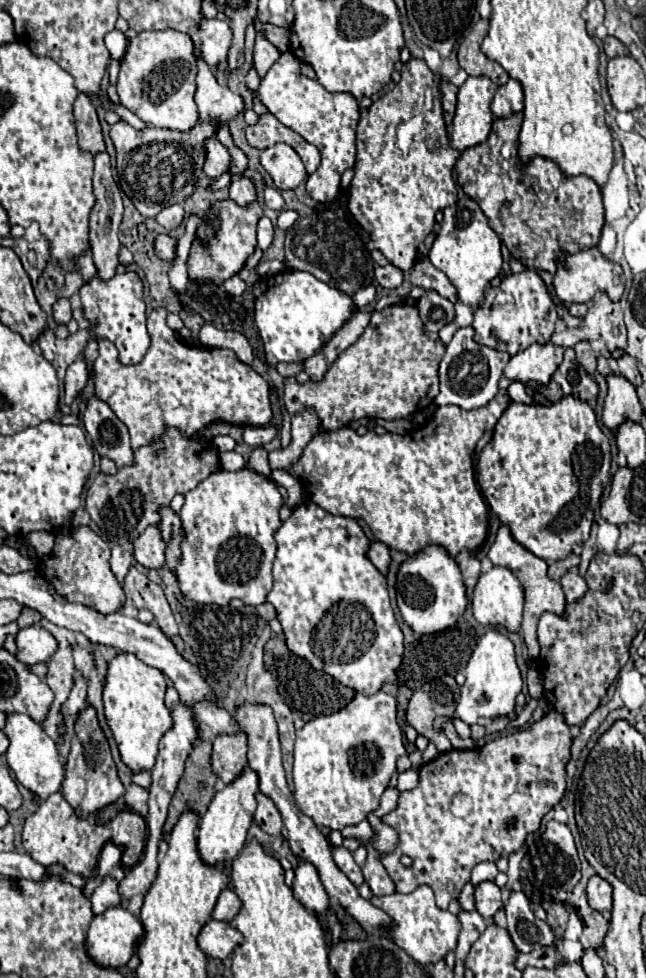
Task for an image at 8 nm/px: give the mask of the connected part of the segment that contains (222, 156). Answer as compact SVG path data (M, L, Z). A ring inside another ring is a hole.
M206 138L206 160L204 160L204 174L210 178L218 178L228 170L228 152L224 152L224 146L216 138Z

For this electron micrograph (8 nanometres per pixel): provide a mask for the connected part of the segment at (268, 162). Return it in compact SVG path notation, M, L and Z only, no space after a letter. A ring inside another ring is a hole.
M276 144L272 148L266 148L260 154L260 164L272 176L274 186L280 190L292 190L308 178L300 156L288 144Z

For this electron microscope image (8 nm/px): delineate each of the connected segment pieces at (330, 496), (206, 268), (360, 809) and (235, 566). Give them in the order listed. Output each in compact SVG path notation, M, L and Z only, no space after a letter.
M502 376L500 392L484 408L462 410L452 404L440 406L422 428L416 428L404 436L390 432L378 436L372 430L368 430L364 436L358 436L350 428L316 434L306 444L302 458L290 468L290 474L304 484L312 502L330 514L362 518L370 526L376 540L384 542L388 548L414 554L428 544L440 544L454 558L462 552L472 552L484 542L488 530L488 508L474 478L474 448L486 428L490 430L496 426L498 418L510 404L510 398L506 396L508 386L510 378Z
M218 200L210 206L206 218L218 218L218 230L216 234L208 240L208 242L200 242L194 240L190 254L188 254L188 280L202 284L202 282L210 282L210 284L222 284L224 280L232 278L234 274L238 274L244 268L246 258L254 252L256 248L256 224L262 216L262 206L258 202L252 202L248 206L240 206L234 200Z
M378 692L374 696L356 694L344 708L330 716L312 718L300 730L296 730L294 746L294 798L302 814L310 816L316 826L330 830L342 830L346 826L366 820L370 812L378 808L382 792L388 788L390 776L396 770L398 756L406 754L402 744L402 732L396 722L396 698Z
M242 468L236 472L212 472L206 480L202 480L194 490L186 494L186 502L178 512L184 526L184 544L182 544L182 562L176 568L176 578L180 582L180 590L186 598L198 604L218 604L226 606L232 598L240 598L244 604L258 606L266 602L266 594L272 588L272 562L276 556L276 540L274 532L280 528L278 510L284 500L278 492L274 480L250 470Z

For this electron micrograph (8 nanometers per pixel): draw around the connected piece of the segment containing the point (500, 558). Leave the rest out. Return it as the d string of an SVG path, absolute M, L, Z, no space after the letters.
M500 526L494 544L488 550L488 558L494 566L504 566L508 570L512 570L512 574L520 580L522 590L524 590L524 616L522 616L522 634L528 646L528 656L536 658L540 648L538 648L537 628L540 614L542 612L556 612L560 616L560 612L564 612L566 600L564 600L564 592L560 588L560 584L556 580L550 580L546 574L546 562L538 556L534 556L530 550L526 550L520 542L514 540L512 532L508 526Z

